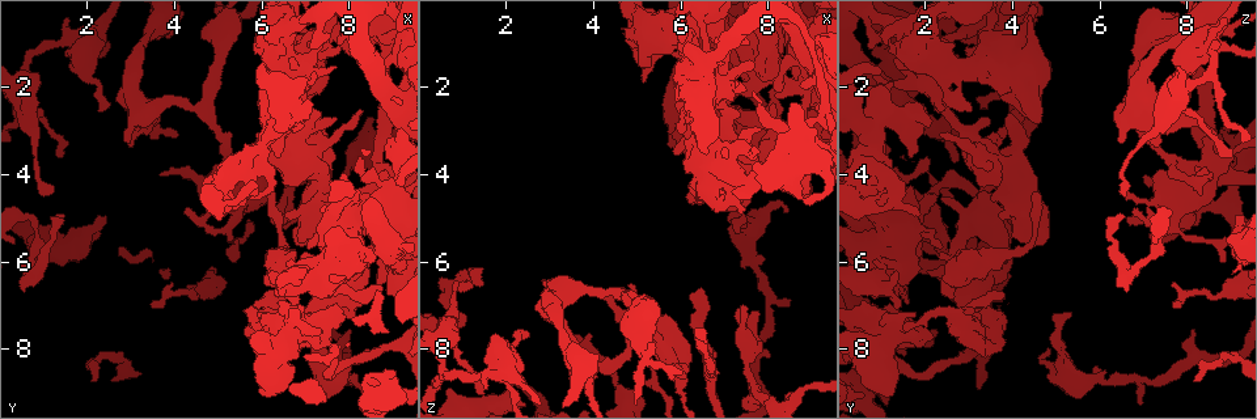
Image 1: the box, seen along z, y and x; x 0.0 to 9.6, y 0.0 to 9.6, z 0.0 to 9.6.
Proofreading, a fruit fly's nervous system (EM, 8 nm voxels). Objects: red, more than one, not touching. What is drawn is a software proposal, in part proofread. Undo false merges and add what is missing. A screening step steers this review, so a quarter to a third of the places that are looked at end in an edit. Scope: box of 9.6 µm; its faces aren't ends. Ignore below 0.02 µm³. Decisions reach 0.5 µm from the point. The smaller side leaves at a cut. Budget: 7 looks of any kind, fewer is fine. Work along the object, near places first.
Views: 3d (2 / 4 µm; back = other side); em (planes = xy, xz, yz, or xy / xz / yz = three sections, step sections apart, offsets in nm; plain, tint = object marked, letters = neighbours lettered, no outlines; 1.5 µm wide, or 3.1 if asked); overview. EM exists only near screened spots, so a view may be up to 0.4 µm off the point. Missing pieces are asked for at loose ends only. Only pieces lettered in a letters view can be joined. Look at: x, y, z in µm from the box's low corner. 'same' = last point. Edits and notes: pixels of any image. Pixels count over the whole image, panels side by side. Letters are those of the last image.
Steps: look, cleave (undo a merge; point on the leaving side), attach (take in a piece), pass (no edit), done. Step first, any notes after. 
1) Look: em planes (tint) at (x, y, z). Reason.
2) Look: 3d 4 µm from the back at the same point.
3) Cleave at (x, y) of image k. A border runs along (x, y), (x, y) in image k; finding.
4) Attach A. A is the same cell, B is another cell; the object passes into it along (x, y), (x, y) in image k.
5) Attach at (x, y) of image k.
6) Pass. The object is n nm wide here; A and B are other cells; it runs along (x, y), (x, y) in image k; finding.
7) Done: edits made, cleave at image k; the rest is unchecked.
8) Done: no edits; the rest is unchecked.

Look: 3d 2 µm at (8.50, 8.05, 4.85). Thin end.

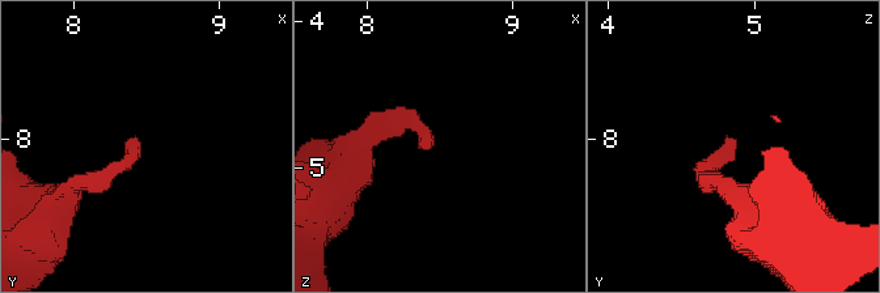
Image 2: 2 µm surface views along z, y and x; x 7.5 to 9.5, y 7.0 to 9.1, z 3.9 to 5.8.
Look: em planes (letters) at (8.42, 8.00, 4.80). Now the EM.

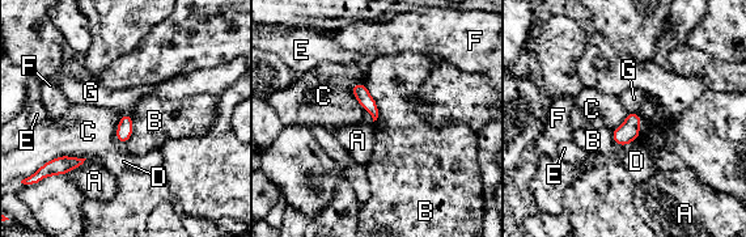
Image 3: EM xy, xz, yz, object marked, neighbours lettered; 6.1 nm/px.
Pass. The longest contact is with C, 260 nm; A, B, C, D, E, F and G are other cells; a border runs along (356, 83), (352, 94), (373, 121) in image 3; none of them fits.

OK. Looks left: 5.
Look: 3d 4 µm at (2.15, 8.70, 8.15). End of a long branch.

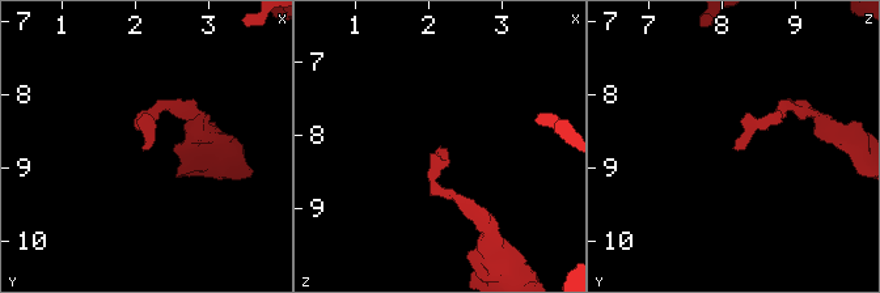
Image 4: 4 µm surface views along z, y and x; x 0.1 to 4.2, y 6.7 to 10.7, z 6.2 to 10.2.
Look: em planes (plain) at (2.15, 8.70, 8.15). Now the EM.

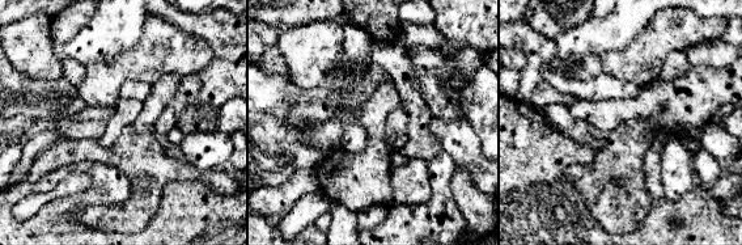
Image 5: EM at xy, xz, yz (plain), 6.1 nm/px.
Look: em planes (letters) at the same point. See the neighbours.

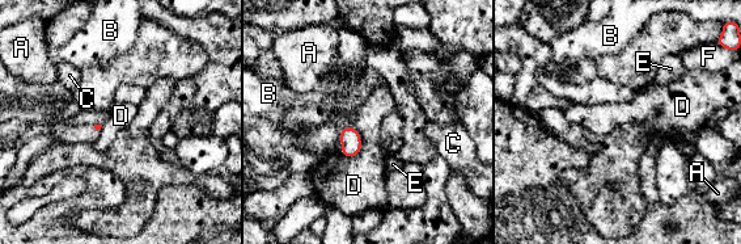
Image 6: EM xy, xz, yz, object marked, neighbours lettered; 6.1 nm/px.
Pass. A, B, C, D, E and F are other cells; a border runs along (354, 127), (360, 150), (344, 158) in image 6; no lettered piece goes on from it.

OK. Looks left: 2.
Look: em planes (letters) at (6.30, 1.05, 1.10). Branch stops here.

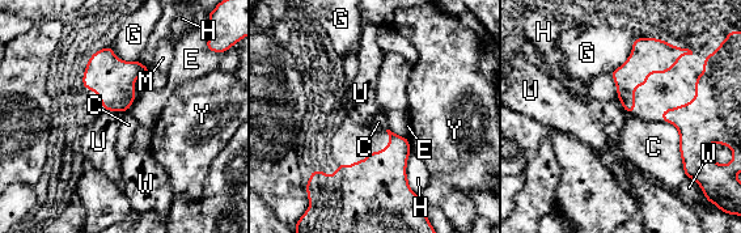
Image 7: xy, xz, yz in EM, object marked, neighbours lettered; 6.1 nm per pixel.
Pass. C, E, G, H, M, U, W and Y are other cells; a border runs along (661, 119), (677, 130), (684, 174) in image 7; none of them fits.

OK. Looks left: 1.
Done: no edits; the rest is unchecked.

